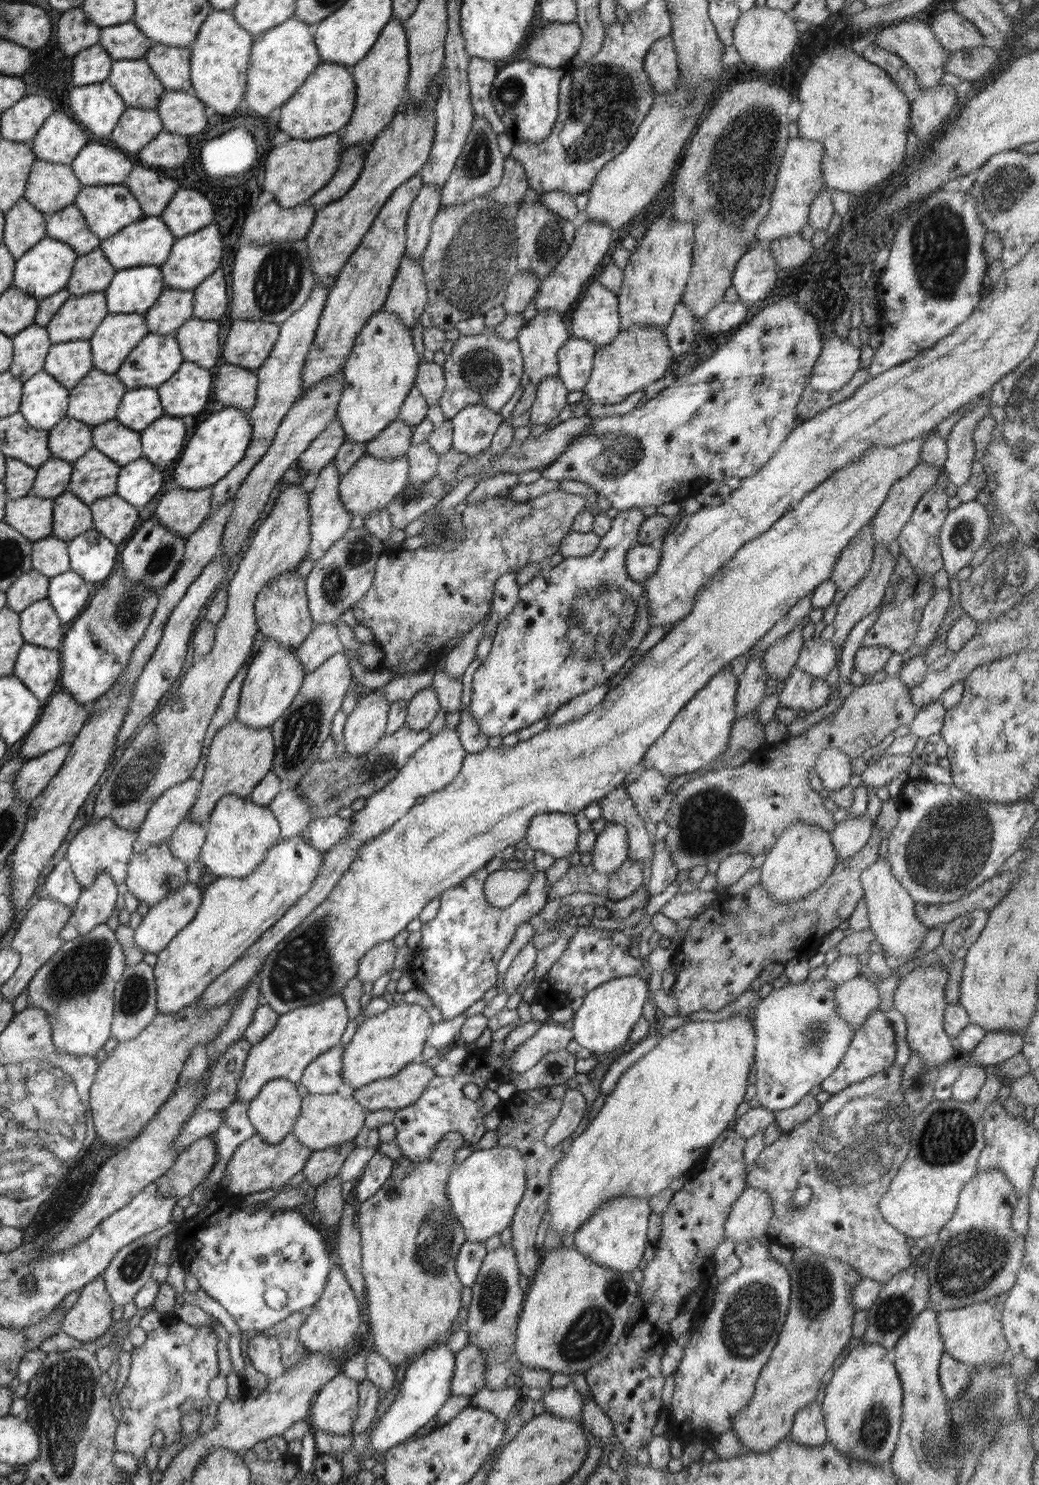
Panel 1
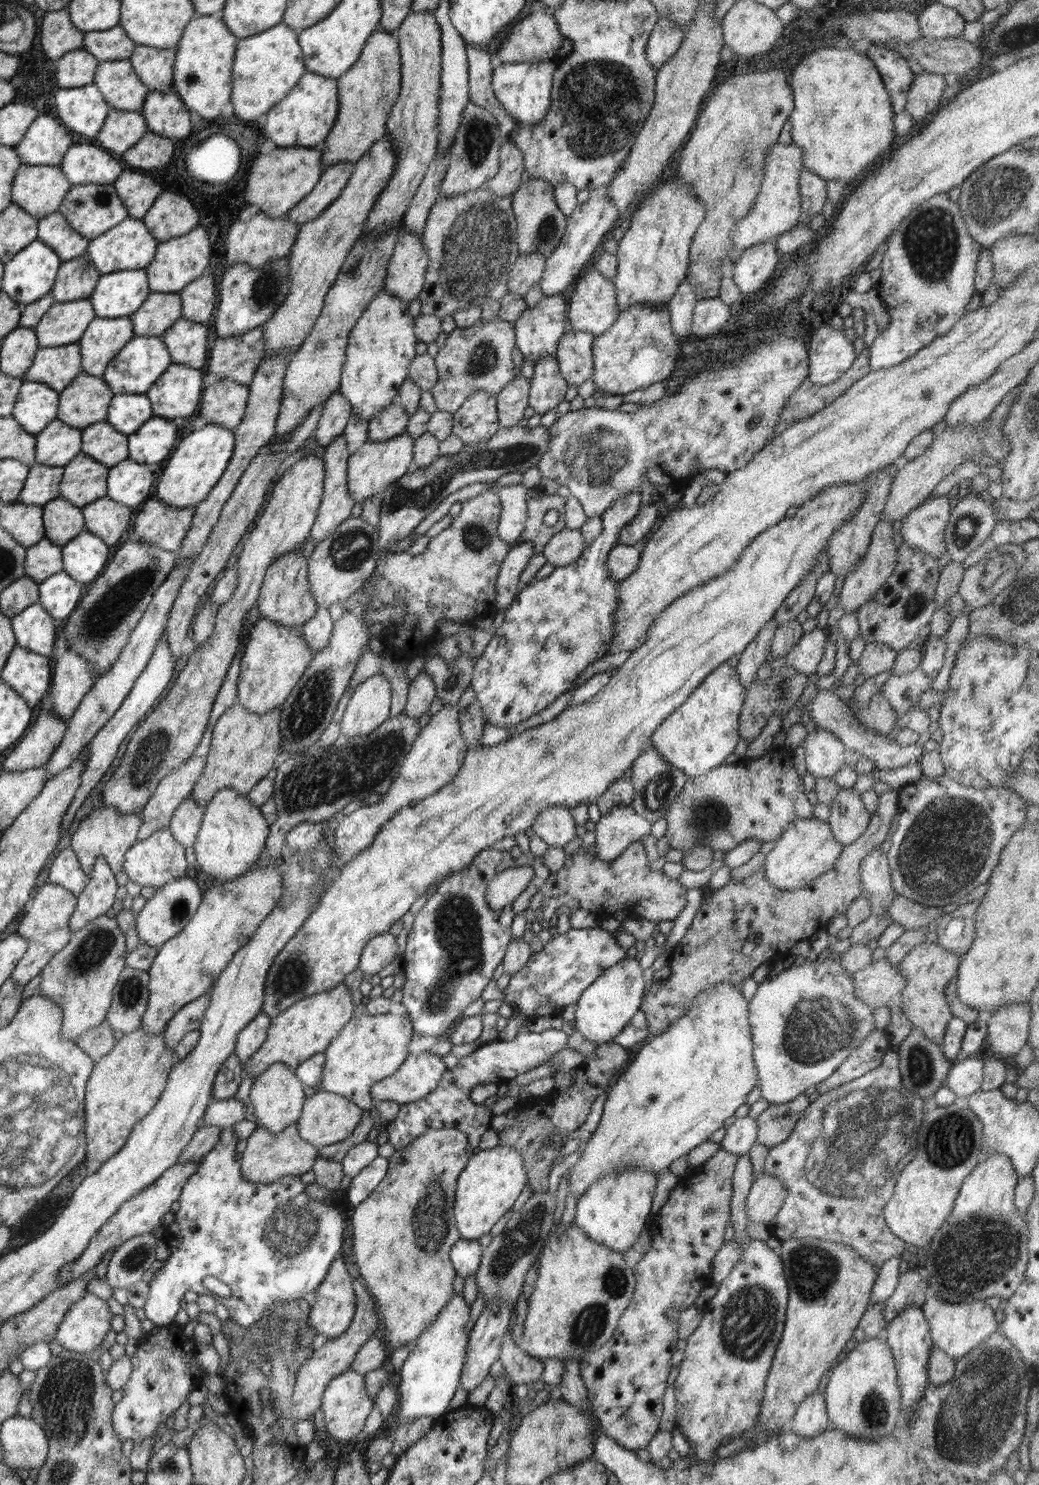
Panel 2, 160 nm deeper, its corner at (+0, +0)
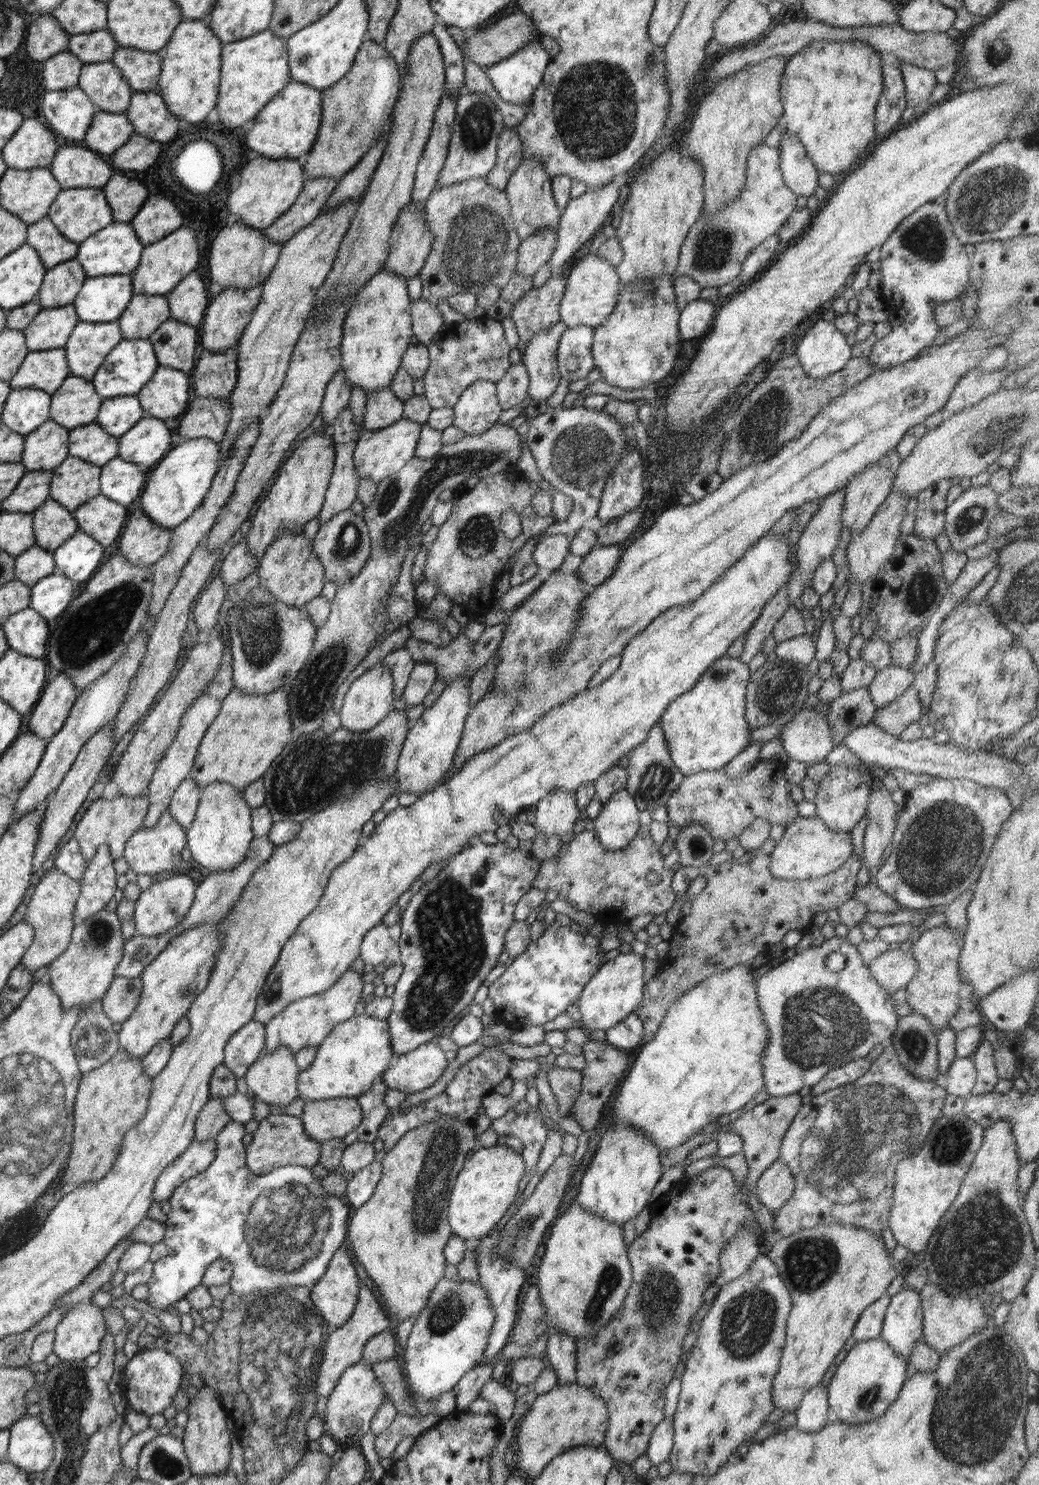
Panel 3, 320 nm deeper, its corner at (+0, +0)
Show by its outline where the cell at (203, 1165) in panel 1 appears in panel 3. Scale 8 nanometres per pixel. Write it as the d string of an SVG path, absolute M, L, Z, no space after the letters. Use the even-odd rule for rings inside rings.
M211 1098L208 1100L208 1104L198 1112L194 1126L194 1140L196 1142L214 1141L228 1122L231 1120L222 1108L221 1099Z

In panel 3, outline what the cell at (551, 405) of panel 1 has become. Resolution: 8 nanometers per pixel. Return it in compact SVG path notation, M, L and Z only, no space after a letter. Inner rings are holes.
M556 321L545 331L534 333L521 354L521 362L529 374L528 394L537 402L550 398L560 382L557 348L566 329L562 321Z

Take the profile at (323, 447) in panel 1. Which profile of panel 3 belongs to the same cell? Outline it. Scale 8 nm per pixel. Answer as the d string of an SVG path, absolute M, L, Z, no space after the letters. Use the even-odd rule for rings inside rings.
M342 369L327 382L321 412L324 422L328 425L331 425L342 410L349 406L351 387Z

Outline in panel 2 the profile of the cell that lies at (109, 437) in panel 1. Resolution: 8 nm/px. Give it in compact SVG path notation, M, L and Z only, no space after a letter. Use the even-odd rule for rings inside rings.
M107 420L81 429L81 451L108 467L128 458L128 439Z

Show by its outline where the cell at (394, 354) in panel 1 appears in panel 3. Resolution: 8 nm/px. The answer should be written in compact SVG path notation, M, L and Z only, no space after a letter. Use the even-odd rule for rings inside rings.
M386 268L380 269L366 282L343 320L341 369L350 386L360 387L368 395L389 386L401 367L402 355L411 345L411 301L406 281Z

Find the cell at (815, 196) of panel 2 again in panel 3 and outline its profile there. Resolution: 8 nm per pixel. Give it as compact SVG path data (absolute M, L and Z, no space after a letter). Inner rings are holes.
M784 132L782 142L777 147L780 151L780 171L784 177L784 183L797 197L814 195L818 188L818 170L808 159L804 146L798 137L792 136L790 132Z

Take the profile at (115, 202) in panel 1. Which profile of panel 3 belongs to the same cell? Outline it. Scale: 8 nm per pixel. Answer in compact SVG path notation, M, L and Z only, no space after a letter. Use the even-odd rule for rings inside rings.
M102 187L62 189L47 217L68 240L78 243L114 222Z

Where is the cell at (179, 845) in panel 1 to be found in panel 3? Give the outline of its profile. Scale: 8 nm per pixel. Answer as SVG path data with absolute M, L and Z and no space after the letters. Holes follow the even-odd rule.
M192 778L184 779L174 794L171 794L169 813L183 826L185 832L194 820L195 812L201 795L201 787Z

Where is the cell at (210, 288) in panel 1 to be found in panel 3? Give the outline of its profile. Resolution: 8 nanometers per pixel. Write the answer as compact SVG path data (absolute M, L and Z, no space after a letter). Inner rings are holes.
M188 274L165 297L169 304L170 319L196 327L205 317L208 296L206 286L198 274Z

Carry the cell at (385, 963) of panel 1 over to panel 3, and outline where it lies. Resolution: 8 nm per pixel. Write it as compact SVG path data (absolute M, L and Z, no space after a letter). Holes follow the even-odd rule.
M380 923L368 929L359 946L359 954L371 969L382 964L388 957L388 950L395 945L396 939L390 933L390 929L384 923Z

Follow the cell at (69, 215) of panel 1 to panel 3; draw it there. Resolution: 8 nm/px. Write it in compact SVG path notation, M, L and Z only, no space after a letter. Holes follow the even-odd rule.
M47 216L28 225L25 243L39 254L47 270L75 258L79 247L78 242L68 240Z

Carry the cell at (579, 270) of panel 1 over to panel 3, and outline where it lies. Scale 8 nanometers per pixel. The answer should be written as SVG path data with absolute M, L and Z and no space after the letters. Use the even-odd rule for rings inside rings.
M608 184L598 190L588 190L586 193L572 197L566 211L561 215L559 227L557 229L557 245L553 255L549 260L551 264L551 276L562 275L564 264L568 262L574 253L580 250L580 247L590 238L593 238L600 232L602 226L608 224L612 216L614 204L620 196L619 187L617 184Z

